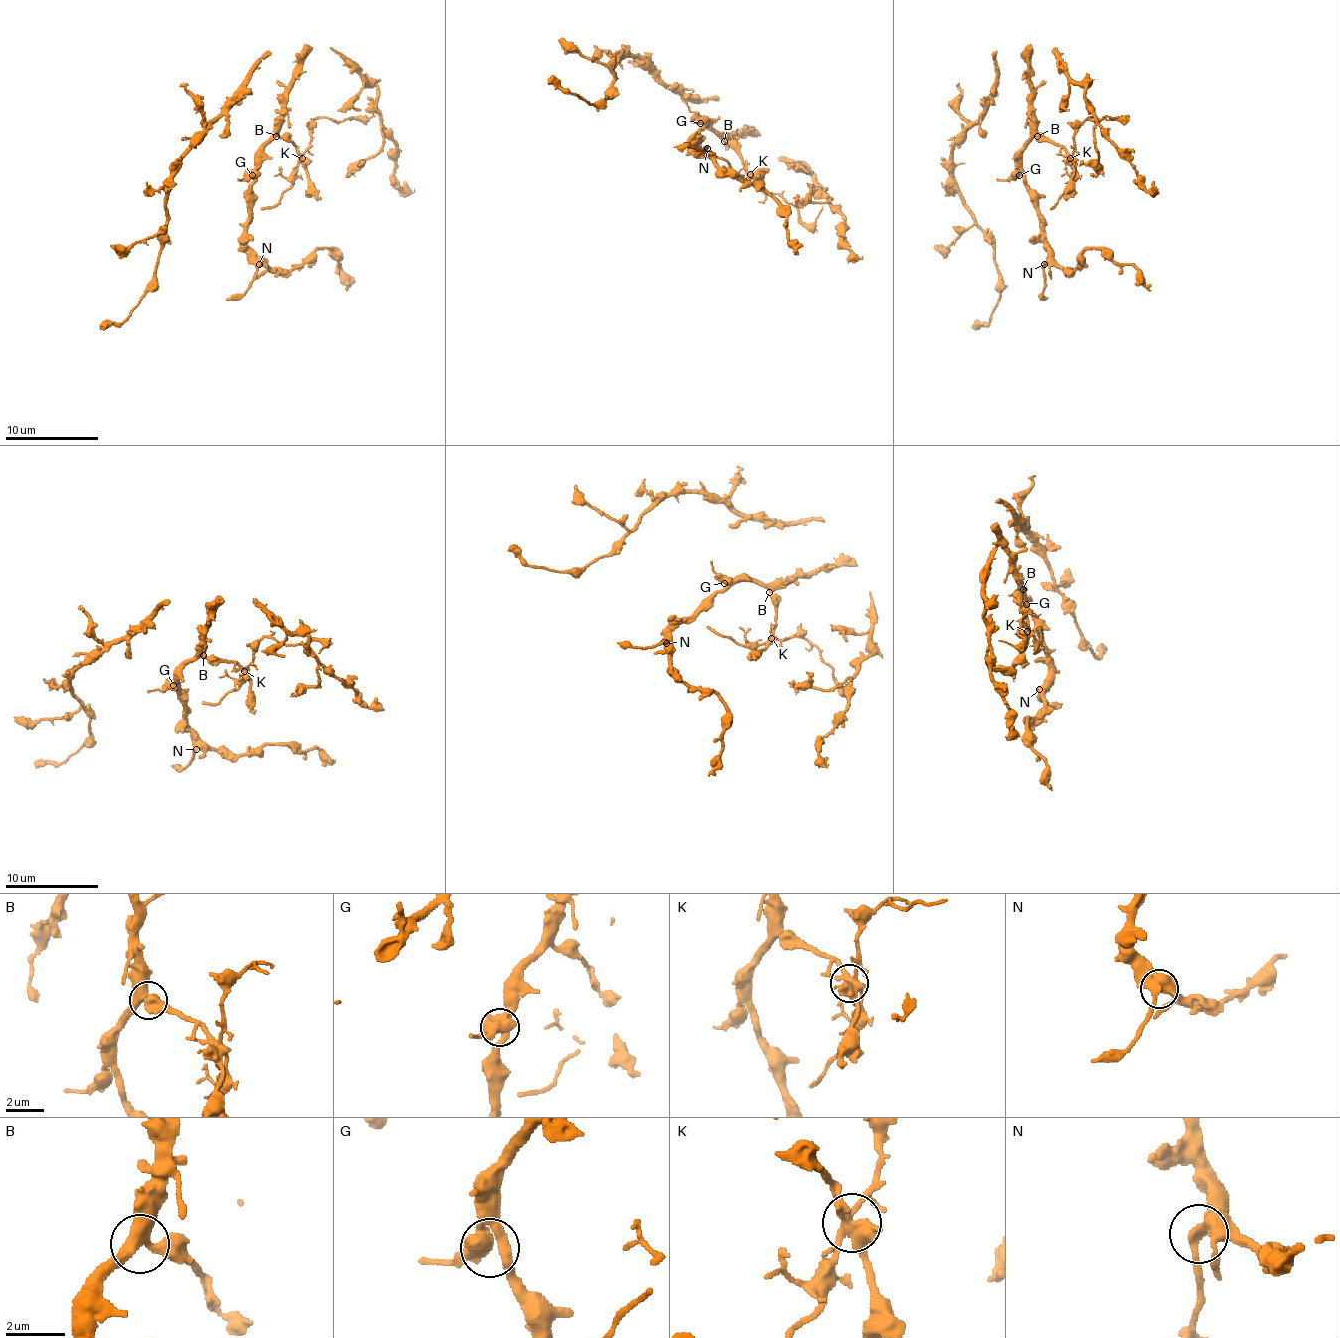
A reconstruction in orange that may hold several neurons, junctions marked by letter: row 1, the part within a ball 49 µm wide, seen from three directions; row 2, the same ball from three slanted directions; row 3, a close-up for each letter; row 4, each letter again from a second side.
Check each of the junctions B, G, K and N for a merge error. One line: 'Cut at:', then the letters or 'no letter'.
Cut at: K

